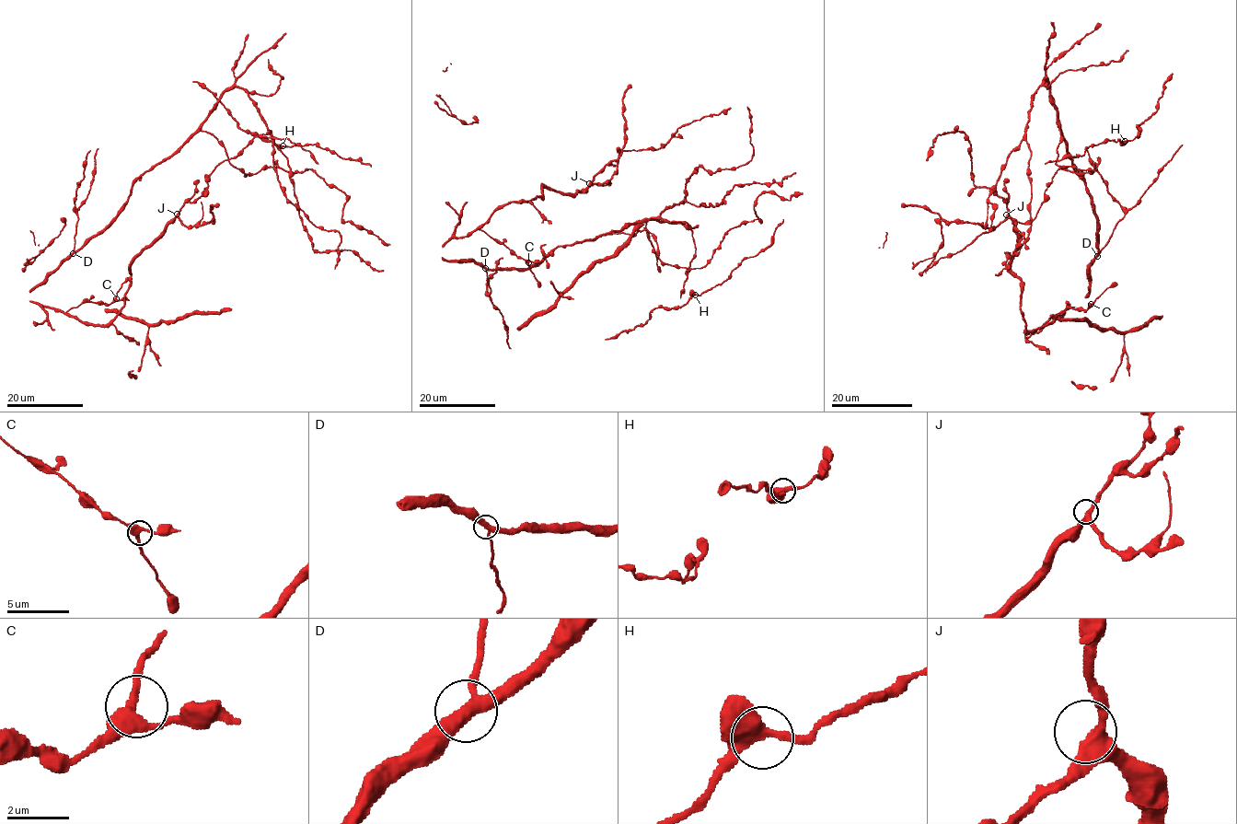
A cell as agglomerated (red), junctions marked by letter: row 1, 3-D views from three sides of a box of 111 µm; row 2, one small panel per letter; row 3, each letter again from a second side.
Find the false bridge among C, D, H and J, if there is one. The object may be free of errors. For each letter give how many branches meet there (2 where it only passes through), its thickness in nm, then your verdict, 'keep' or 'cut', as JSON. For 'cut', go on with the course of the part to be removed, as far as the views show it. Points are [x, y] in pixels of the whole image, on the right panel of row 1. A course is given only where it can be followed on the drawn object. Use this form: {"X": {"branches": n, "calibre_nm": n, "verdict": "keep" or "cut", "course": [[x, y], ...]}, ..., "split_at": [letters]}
{"C": {"branches": 3, "calibre_nm": 360, "verdict": "keep"}, "D": {"branches": 3, "calibre_nm": 360, "verdict": "keep"}, "H": {"branches": 3, "calibre_nm": 400, "verdict": "keep"}, "J": {"branches": 3, "calibre_nm": 380, "verdict": "keep"}, "split_at": []}

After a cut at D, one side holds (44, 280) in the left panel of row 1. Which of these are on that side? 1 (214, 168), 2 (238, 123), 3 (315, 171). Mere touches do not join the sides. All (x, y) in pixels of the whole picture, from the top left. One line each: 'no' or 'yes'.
1: yes
2: yes
3: no

